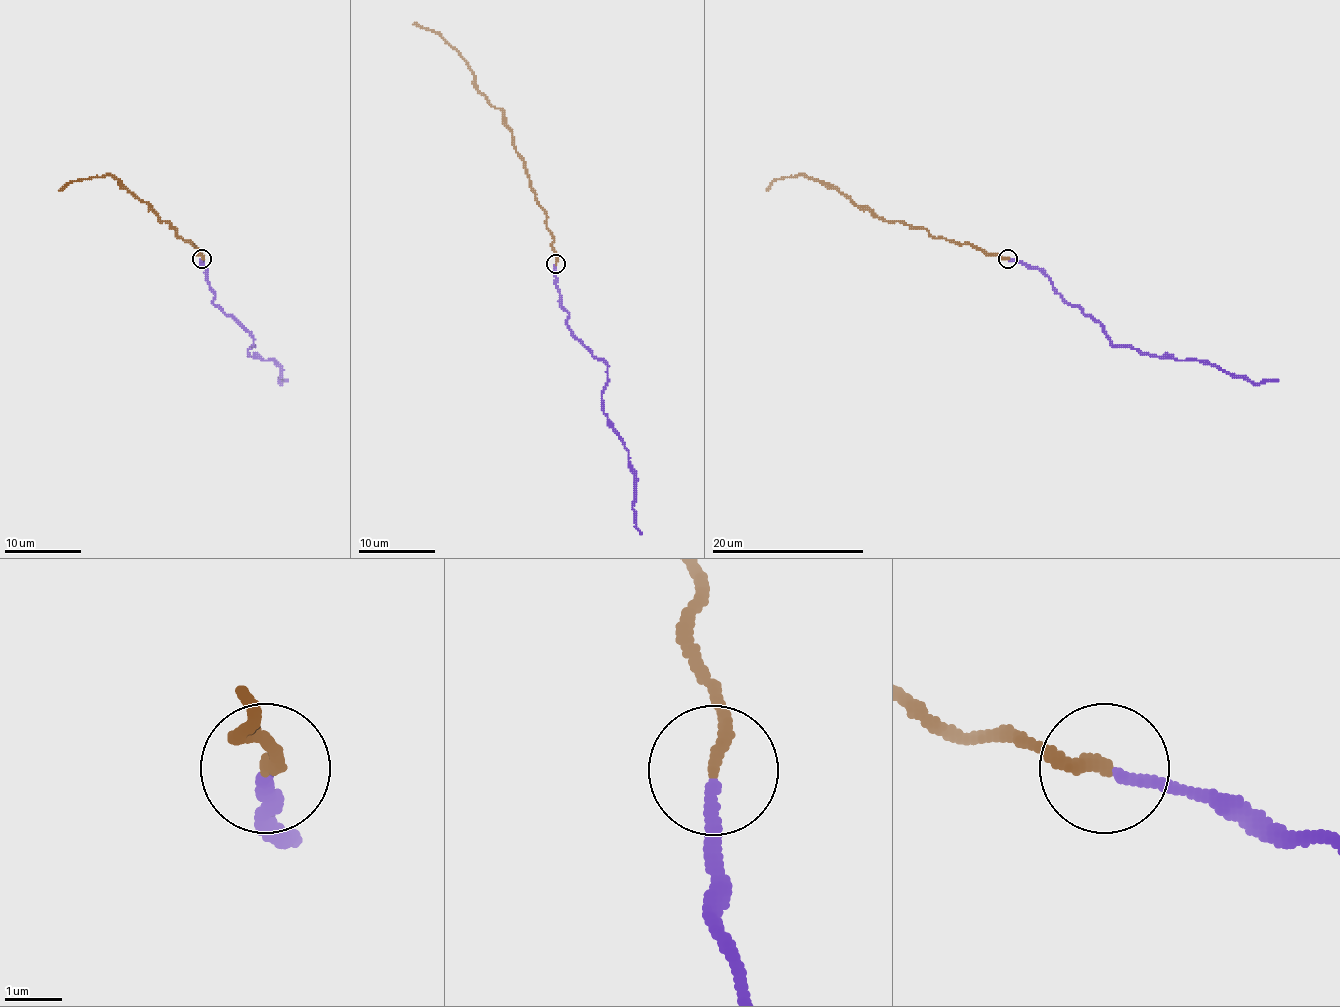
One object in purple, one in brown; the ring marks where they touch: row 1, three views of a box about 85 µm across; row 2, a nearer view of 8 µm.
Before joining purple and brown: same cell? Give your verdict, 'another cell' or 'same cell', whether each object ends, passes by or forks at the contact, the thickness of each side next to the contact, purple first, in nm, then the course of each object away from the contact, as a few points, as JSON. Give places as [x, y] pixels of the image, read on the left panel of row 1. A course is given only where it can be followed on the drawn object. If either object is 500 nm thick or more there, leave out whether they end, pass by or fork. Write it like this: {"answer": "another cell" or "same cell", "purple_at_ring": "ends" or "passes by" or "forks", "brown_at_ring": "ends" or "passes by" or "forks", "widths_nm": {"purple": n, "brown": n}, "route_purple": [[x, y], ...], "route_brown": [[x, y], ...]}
{"answer": "same cell", "purple_at_ring": "ends", "brown_at_ring": "ends", "widths_nm": {"purple": 190, "brown": 220}, "route_purple": [[202, 259], [215, 305], [253, 339], [249, 354], [274, 360], [280, 366], [280, 383], [288, 379]], "route_brown": [[202, 259], [192, 244], [181, 238], [175, 228], [162, 221], [114, 177], [79, 179], [58, 190]]}

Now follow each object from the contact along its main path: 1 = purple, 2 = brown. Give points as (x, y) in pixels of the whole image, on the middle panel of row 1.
1: (556, 265), (560, 305), (569, 314), (569, 330), (607, 366), (603, 412), (628, 452), (636, 528), (642, 534)
2: (556, 263), (546, 213), (504, 114), (477, 89), (468, 62), (433, 32), (412, 24)

